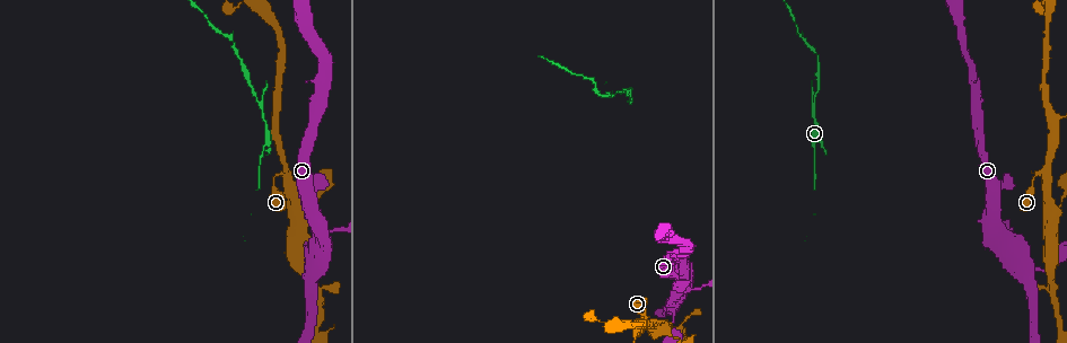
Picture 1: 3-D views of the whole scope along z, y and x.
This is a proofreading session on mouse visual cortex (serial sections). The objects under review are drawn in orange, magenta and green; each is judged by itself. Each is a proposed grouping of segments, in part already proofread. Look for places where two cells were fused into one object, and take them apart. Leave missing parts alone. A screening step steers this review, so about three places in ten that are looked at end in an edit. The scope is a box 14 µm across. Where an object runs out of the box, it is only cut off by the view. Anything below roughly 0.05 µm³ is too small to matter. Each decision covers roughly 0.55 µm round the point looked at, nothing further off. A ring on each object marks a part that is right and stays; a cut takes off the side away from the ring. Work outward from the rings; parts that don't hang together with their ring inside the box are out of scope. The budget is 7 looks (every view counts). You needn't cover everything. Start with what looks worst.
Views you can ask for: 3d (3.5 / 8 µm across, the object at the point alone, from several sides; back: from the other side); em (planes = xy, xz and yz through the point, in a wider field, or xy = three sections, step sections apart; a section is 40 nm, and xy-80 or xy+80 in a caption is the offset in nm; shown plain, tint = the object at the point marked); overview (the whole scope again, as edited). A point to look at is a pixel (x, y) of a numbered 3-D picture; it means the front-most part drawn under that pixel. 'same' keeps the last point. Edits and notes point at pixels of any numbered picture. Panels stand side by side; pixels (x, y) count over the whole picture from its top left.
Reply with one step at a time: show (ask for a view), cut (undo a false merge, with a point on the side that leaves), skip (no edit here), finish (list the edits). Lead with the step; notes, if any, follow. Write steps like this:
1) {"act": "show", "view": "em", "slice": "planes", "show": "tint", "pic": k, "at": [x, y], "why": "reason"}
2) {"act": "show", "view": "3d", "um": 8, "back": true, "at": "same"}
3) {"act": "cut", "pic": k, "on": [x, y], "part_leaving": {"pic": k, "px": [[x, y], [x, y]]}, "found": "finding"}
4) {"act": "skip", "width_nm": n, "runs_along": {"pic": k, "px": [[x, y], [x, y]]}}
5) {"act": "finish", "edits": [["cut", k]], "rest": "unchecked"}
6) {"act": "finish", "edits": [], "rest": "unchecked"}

{"act": "show", "view": "3d", "um": 3.5, "pic": 1, "at": [815, 101], "why": "narrows sharply"}

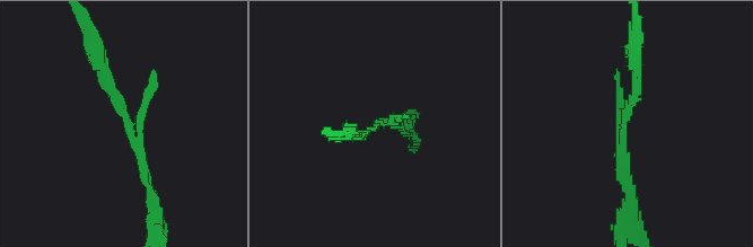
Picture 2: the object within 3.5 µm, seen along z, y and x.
{"act": "show", "view": "em", "slice": "xy", "step": 5, "show": "tint", "pic": 2, "at": [378, 124]}

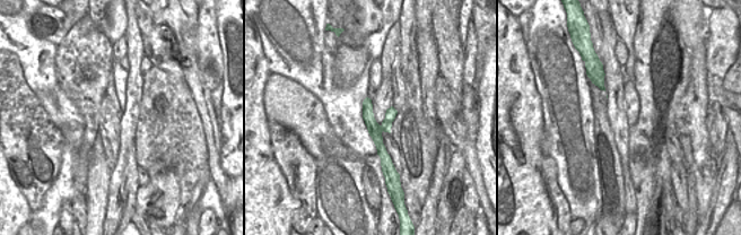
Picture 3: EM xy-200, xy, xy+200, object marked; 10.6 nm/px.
{"act": "skip", "runs_along": {"pic": 2, "px": [[148, 187], [96, 55]]}, "found": "one cell here"}

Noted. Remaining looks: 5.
{"act": "show", "view": "3d", "um": 3.5, "pic": 1, "at": [286, 170], "why": "sudden change in width"}

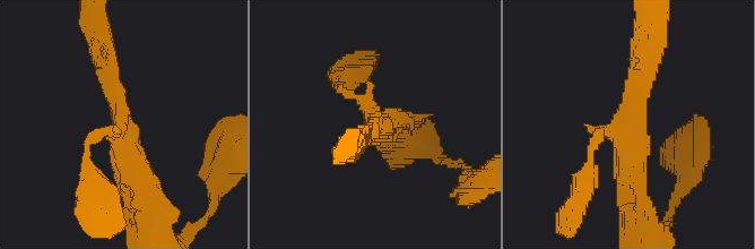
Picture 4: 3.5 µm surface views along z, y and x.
{"act": "show", "view": "em", "slice": "xy", "step": 1, "show": "tint", "pic": 4, "at": [124, 119], "arms": 3, "arm_widths_nm": [150, 250, 400], "why": "need the tissue"}

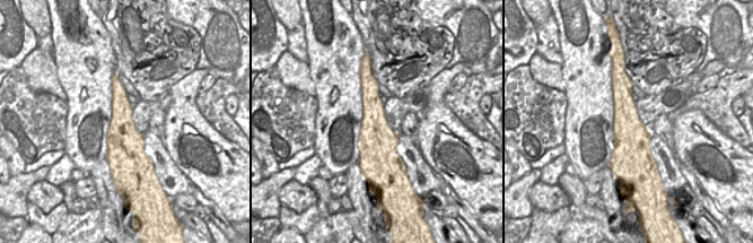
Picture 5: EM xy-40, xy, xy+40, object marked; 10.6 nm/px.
{"act": "skip", "width_nm": 420, "runs_along": {"pic": 4, "px": [[340, 86], [392, 123]]}, "found": "one cell here"}

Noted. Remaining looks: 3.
{"act": "show", "view": "3d", "um": 3.5, "pic": 1, "at": [1044, 7], "why": "abrupt turn"}

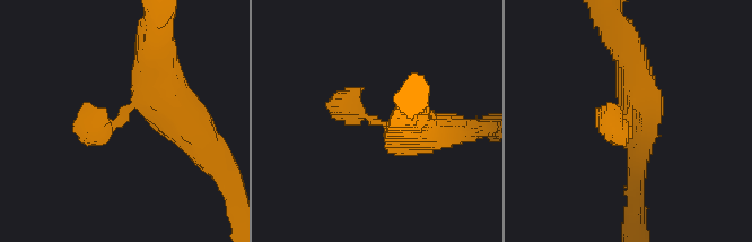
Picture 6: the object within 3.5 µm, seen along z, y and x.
{"act": "show", "view": "em", "slice": "xy", "step": 3, "show": "tint", "pic": 6, "at": [374, 122]}

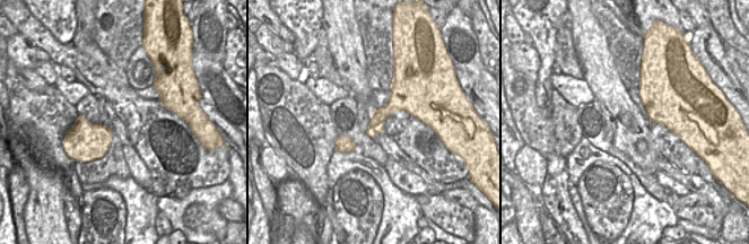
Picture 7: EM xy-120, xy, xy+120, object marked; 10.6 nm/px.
{"act": "skip", "runs_along": {"pic": 6, "px": [[435, 131], [396, 131], [338, 100]]}, "found": "continuous, no second cell"}

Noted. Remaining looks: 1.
{"act": "finish", "edits": [], "rest": "unchecked"}

